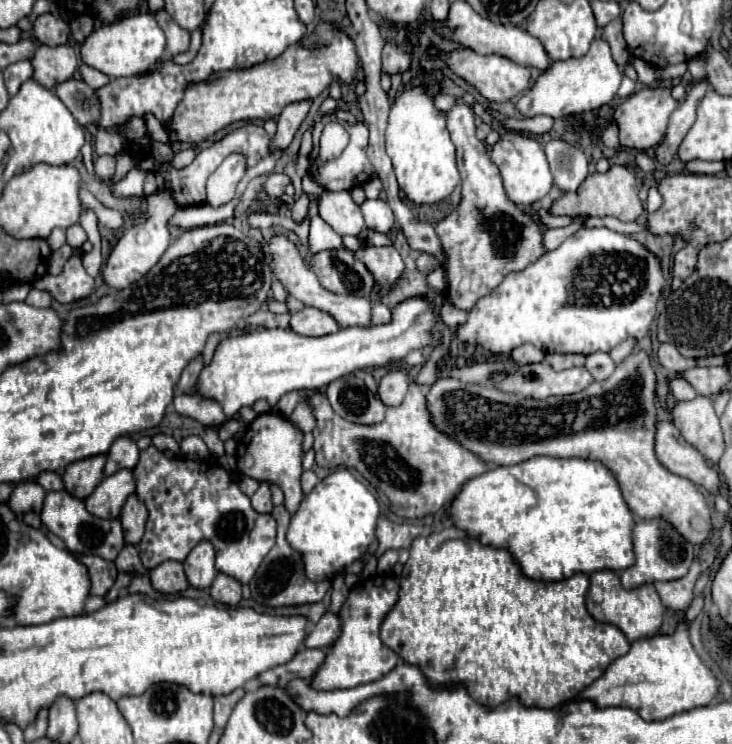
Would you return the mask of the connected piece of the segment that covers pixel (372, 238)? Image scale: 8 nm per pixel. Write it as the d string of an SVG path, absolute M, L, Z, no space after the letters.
M364 230L360 234L360 240L364 240L366 244L374 244L374 246L388 246L388 244L392 244L390 236L380 234L380 232L372 232L372 230Z

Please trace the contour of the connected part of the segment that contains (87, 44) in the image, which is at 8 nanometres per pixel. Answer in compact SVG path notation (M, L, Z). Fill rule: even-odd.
M126 14L110 24L100 24L94 32L80 44L82 62L104 72L110 78L124 78L144 72L150 64L164 56L164 32L154 20L154 14Z

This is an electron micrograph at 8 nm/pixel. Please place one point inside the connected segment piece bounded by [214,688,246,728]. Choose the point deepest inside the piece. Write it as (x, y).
(223, 705)

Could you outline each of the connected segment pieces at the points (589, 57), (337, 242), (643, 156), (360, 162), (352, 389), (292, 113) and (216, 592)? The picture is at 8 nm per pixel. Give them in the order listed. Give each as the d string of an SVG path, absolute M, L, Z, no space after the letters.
M596 38L586 56L554 62L546 72L542 72L542 76L534 82L534 86L526 92L526 96L518 100L516 108L528 118L546 114L556 120L566 118L570 114L592 112L610 104L616 98L622 76L624 74L614 62L608 42L604 42L604 38Z
M316 216L310 222L310 250L320 252L320 250L334 250L342 246L340 234L336 234L320 216Z
M638 152L636 154L636 158L634 158L634 162L636 162L636 166L642 170L642 172L654 172L654 160L646 154L646 152Z
M346 122L342 124L350 134L346 150L330 162L318 162L312 158L310 174L328 190L350 190L356 184L366 184L376 178L376 172L366 156L368 128L362 122L356 126L350 126Z
M368 370L342 376L326 386L326 398L336 414L358 424L378 424L386 406L380 402L378 384Z
M308 100L288 104L288 106L282 110L282 114L278 116L278 132L276 132L276 136L272 138L272 142L270 142L270 150L286 148L286 146L292 142L292 138L294 138L298 126L300 126L302 120L306 118L308 110L310 110L310 102L308 102Z
M218 574L210 586L210 596L214 602L226 604L226 606L238 606L238 602L242 600L240 582L226 574Z

